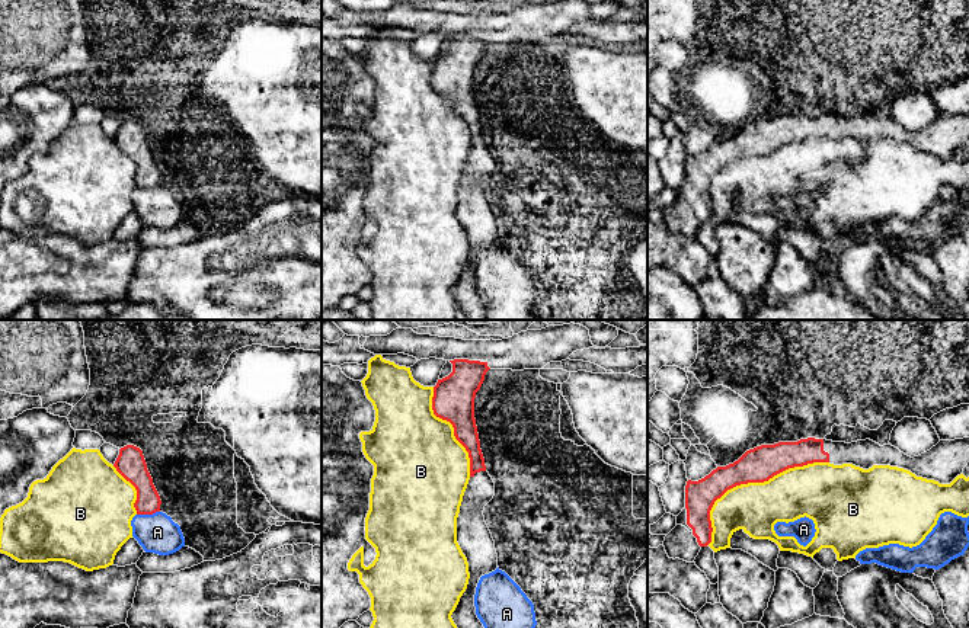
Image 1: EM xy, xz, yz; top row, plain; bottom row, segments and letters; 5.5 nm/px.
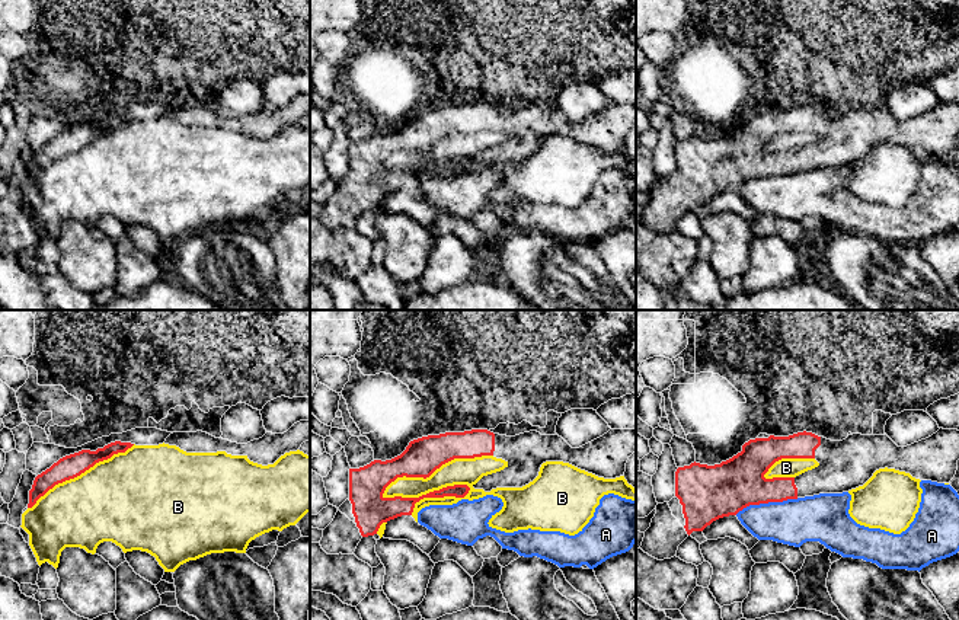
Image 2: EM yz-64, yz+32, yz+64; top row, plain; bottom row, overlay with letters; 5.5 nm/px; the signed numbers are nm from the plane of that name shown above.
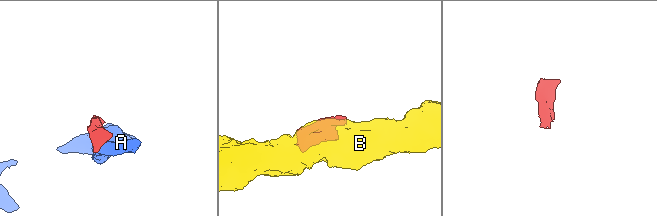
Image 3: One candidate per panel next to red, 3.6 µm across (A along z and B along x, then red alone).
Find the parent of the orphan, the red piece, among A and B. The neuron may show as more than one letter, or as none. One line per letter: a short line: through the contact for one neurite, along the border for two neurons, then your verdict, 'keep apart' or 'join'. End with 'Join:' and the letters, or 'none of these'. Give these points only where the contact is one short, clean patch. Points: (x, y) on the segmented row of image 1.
A: line xy (159, 510), (137, 515); keep apart
B: keep apart
Join: none of these

